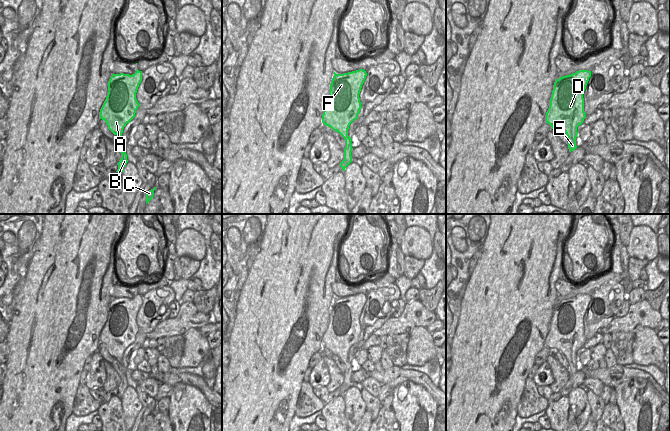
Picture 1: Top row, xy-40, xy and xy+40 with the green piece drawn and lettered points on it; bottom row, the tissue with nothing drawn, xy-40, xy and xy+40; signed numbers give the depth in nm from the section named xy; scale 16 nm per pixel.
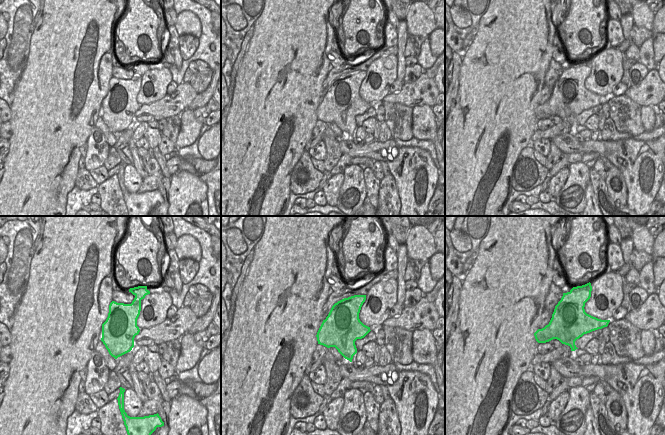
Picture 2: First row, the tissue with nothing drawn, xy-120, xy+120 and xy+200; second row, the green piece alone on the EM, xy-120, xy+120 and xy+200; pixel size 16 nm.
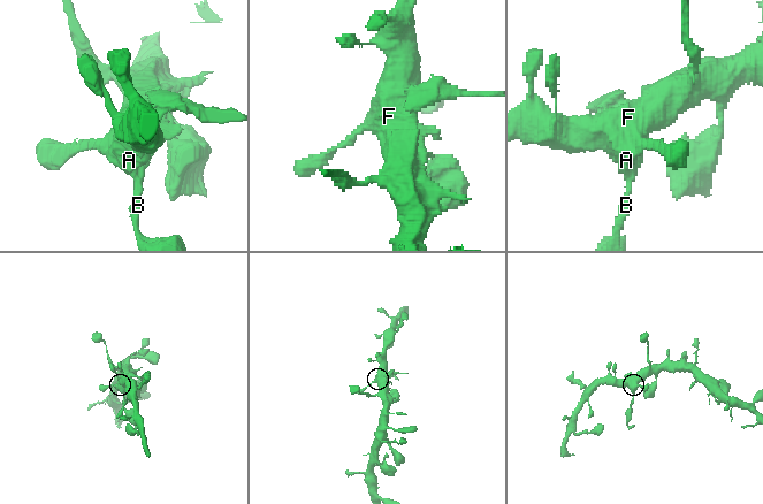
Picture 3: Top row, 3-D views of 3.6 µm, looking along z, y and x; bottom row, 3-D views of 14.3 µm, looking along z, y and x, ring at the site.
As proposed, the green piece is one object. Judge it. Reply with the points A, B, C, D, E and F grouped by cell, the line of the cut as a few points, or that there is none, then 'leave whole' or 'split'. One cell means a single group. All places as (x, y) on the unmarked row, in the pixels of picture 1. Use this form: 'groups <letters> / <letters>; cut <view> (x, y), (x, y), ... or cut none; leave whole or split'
groups A D F / B C E; cut xy+40 (568, 362), (575, 365); split

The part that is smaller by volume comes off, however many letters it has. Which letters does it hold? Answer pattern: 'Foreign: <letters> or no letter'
Foreign: B, C, E

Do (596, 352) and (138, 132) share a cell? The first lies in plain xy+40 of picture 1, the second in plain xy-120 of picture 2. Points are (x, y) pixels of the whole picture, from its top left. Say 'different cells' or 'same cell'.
different cells

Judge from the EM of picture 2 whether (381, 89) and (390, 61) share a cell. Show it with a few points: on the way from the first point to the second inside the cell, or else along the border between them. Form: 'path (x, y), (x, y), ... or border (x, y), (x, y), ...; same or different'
path (382, 82), (382, 72), (385, 68); same

